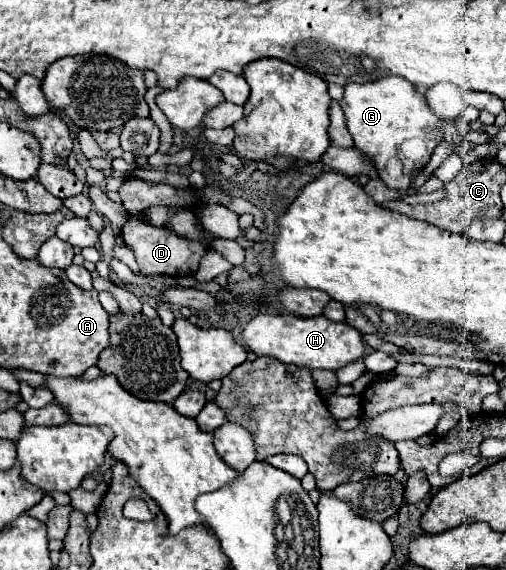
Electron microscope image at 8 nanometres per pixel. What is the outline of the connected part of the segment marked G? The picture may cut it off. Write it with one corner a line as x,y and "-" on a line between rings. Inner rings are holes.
386,76
366,84
346,84
340,106
346,114
354,146
374,162
382,182
394,190
412,188
418,170
428,164
442,140
440,118
430,112
424,96
406,78

